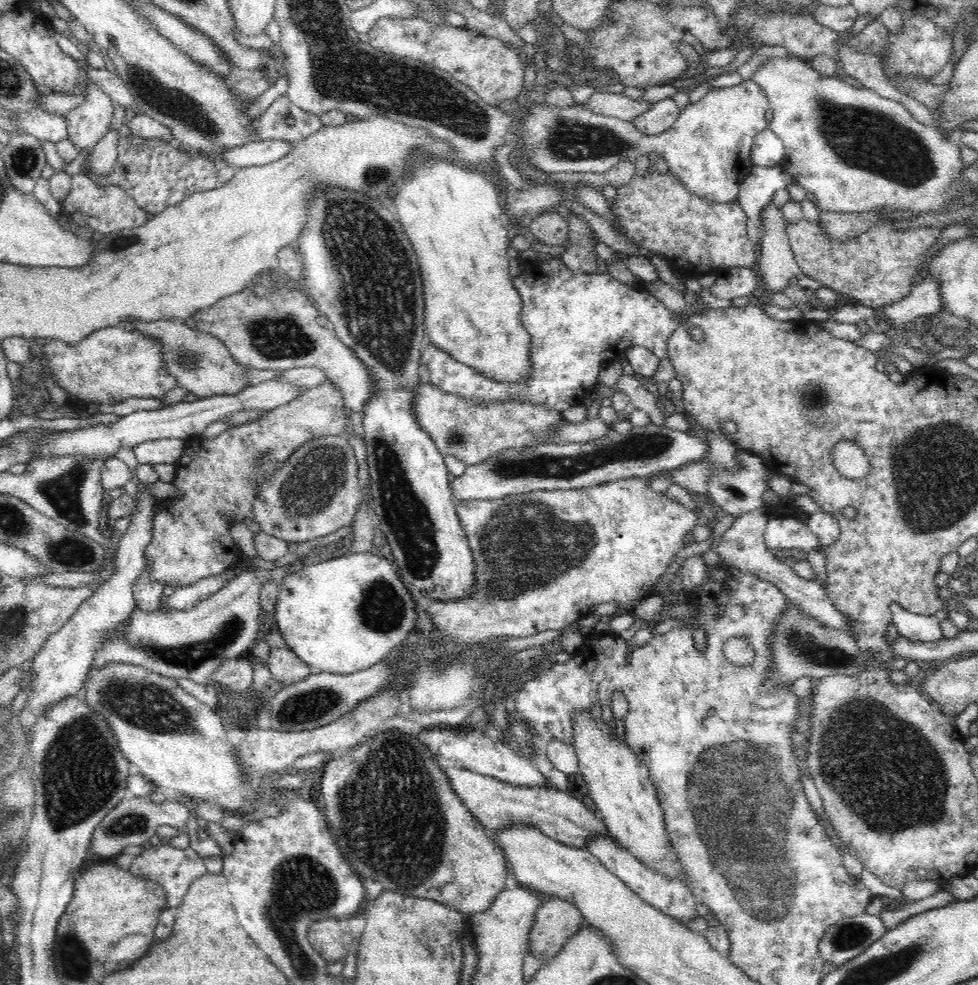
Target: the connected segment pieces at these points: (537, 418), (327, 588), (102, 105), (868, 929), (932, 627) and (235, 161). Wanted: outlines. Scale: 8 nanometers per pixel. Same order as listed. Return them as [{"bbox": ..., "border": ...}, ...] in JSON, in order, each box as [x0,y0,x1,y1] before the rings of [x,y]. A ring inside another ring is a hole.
[{"bbox":[414,384,564,466],"border":[[[420,384],[417,388],[417,398],[415,399],[414,412],[417,415],[418,423],[421,428],[432,438],[438,451],[442,455],[451,454],[455,456],[466,466],[483,463],[484,460],[501,453],[504,449],[520,450],[522,447],[531,447],[538,443],[550,443],[545,440],[548,438],[548,430],[558,430],[564,422],[562,412],[553,408],[544,408],[543,406],[532,406],[518,403],[517,401],[508,403],[492,404],[488,406],[476,405],[466,401],[464,397],[458,397],[442,393],[434,385]]]},{"bbox":[275,553,416,674],"border":[[[370,553],[333,555],[326,560],[312,561],[286,575],[277,590],[275,619],[287,648],[296,656],[322,672],[348,674],[360,672],[386,661],[416,628],[416,605],[410,591],[398,576],[395,563]]]},{"bbox":[65,83,114,174],"border":[[[88,83],[85,90],[86,101],[76,107],[70,109],[65,115],[67,121],[68,137],[74,141],[74,145],[78,147],[78,151],[86,148],[88,151],[87,159],[85,160],[81,172],[88,174],[86,164],[91,159],[93,148],[102,136],[108,132],[108,126],[110,126],[110,120],[112,120],[112,111],[114,110],[114,104],[112,99],[108,96],[108,93],[102,91],[96,83]]]},{"bbox":[818,913,888,968],"border":[[[863,913],[831,924],[820,937],[818,950],[826,964],[832,968],[864,952],[884,936],[888,928],[880,916]]]},{"bbox":[891,603,943,642],"border":[[[896,603],[891,604],[891,613],[900,636],[915,642],[937,642],[943,638],[942,625],[936,615],[914,614]]]},{"bbox":[220,140,294,168],"border":[[[286,140],[252,141],[248,144],[227,148],[220,154],[226,166],[244,168],[246,166],[262,166],[284,158],[294,146]]]}]

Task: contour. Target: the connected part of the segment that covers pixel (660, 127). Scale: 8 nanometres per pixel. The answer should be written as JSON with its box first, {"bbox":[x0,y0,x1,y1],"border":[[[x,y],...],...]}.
{"bbox":[632,97,680,136],"border":[[[672,97],[654,103],[646,112],[632,120],[636,130],[650,136],[669,129],[680,116],[680,108]]]}

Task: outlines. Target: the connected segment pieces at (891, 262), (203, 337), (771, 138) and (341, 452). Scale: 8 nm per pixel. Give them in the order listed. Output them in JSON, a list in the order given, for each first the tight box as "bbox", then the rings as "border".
[{"bbox":[786,218,942,309],"border":[[[802,218],[796,223],[787,222],[786,224],[786,233],[790,239],[794,258],[805,275],[820,281],[822,286],[847,294],[851,298],[856,298],[857,302],[874,309],[898,302],[912,292],[927,260],[922,254],[936,244],[941,232],[942,229],[926,226],[897,230],[897,228],[893,228],[892,221],[881,222],[880,220],[868,232],[860,232],[860,236],[852,236],[848,240],[838,241],[828,238],[818,222],[811,222]]]},{"bbox":[120,318,248,400],"border":[[[126,318],[120,322],[132,331],[140,331],[148,337],[152,337],[156,343],[162,345],[165,356],[165,368],[175,376],[179,386],[195,395],[200,400],[212,396],[228,396],[238,394],[240,390],[248,388],[248,376],[245,370],[248,368],[236,363],[236,358],[230,355],[228,347],[215,336],[200,330],[190,328],[186,320],[156,320],[156,322],[144,322],[137,318]]]},{"bbox":[750,126,784,166],"border":[[[768,126],[754,138],[750,150],[752,166],[778,166],[784,158],[784,151],[782,139]]]},{"bbox":[252,436,363,544],"border":[[[322,436],[296,448],[284,466],[262,482],[252,514],[264,533],[288,544],[308,542],[352,525],[363,494],[358,483],[358,460],[348,438]]]}]

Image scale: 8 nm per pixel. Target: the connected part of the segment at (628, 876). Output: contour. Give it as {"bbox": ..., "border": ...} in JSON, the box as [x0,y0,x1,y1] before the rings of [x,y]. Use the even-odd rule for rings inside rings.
{"bbox":[586,834,703,923],"border":[[[600,834],[600,836],[590,837],[586,849],[609,871],[612,872],[618,879],[622,879],[628,888],[636,892],[637,896],[644,900],[644,903],[650,904],[653,908],[660,910],[668,916],[678,919],[680,923],[686,919],[691,919],[700,915],[703,912],[693,895],[692,890],[686,886],[682,879],[668,879],[664,875],[648,869],[642,862],[638,861],[634,855],[626,851],[615,837],[609,834]]]}

